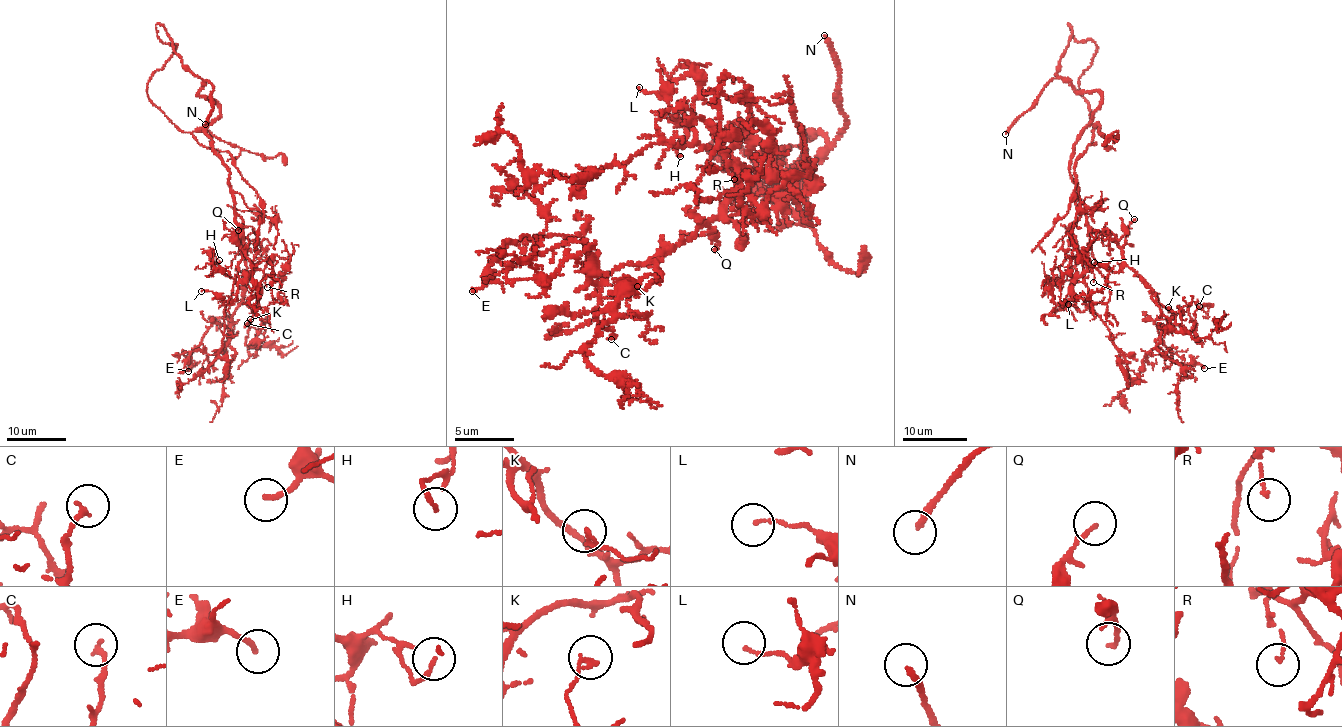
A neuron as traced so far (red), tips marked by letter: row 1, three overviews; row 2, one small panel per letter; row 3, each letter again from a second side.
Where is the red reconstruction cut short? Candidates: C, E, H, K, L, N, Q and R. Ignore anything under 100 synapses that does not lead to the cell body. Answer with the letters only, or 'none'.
N

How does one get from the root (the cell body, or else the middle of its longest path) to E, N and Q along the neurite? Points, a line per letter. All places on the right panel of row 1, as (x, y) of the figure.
E: (1077, 195), (1086, 223), (1117, 243), (1123, 262), (1174, 314), (1155, 322), (1170, 358), (1204, 368)
N: (1077, 195), (1071, 159), (1077, 134), (1099, 104), (1097, 91), (1076, 93), (1054, 78), (1005, 134)
Q: (1077, 195), (1076, 206), (1085, 214), (1086, 223), (1121, 246), (1125, 245), (1126, 228), (1134, 219)

